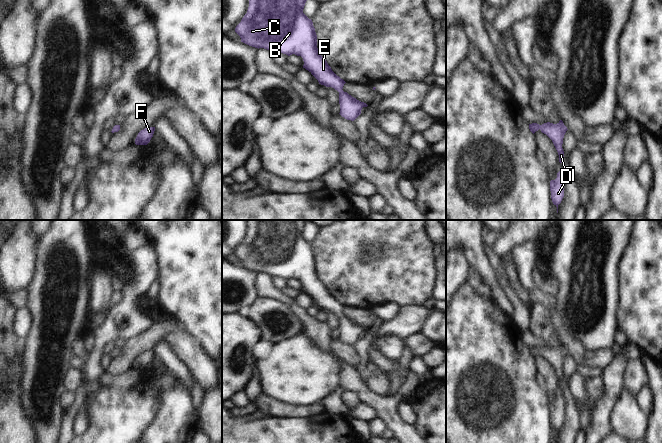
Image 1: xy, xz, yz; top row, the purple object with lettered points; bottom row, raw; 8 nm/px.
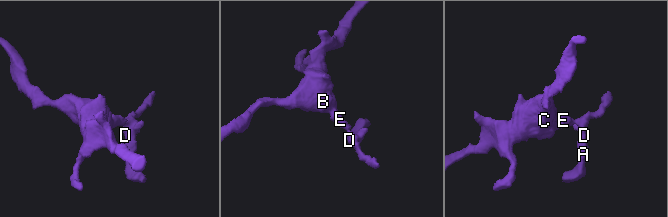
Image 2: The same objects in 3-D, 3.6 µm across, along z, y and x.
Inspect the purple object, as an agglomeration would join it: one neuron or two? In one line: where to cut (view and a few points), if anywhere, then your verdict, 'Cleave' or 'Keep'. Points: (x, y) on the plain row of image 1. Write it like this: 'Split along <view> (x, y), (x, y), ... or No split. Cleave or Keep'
No split. Keep

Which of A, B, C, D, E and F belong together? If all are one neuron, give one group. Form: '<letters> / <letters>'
A B C D E F

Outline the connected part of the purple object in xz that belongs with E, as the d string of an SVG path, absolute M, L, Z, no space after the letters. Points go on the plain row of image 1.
M249 220L247 237L236 250L235 256L240 260L241 266L249 270L267 273L272 278L280 276L288 280L301 280L304 285L303 292L308 294L319 308L332 311L339 316L339 338L347 344L354 345L361 338L362 332L368 329L342 314L346 306L332 295L319 277L313 246L303 237L306 225L305 220Z

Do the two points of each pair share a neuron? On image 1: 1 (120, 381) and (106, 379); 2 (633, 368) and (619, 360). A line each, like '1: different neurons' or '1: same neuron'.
1: same neuron
2: different neurons

